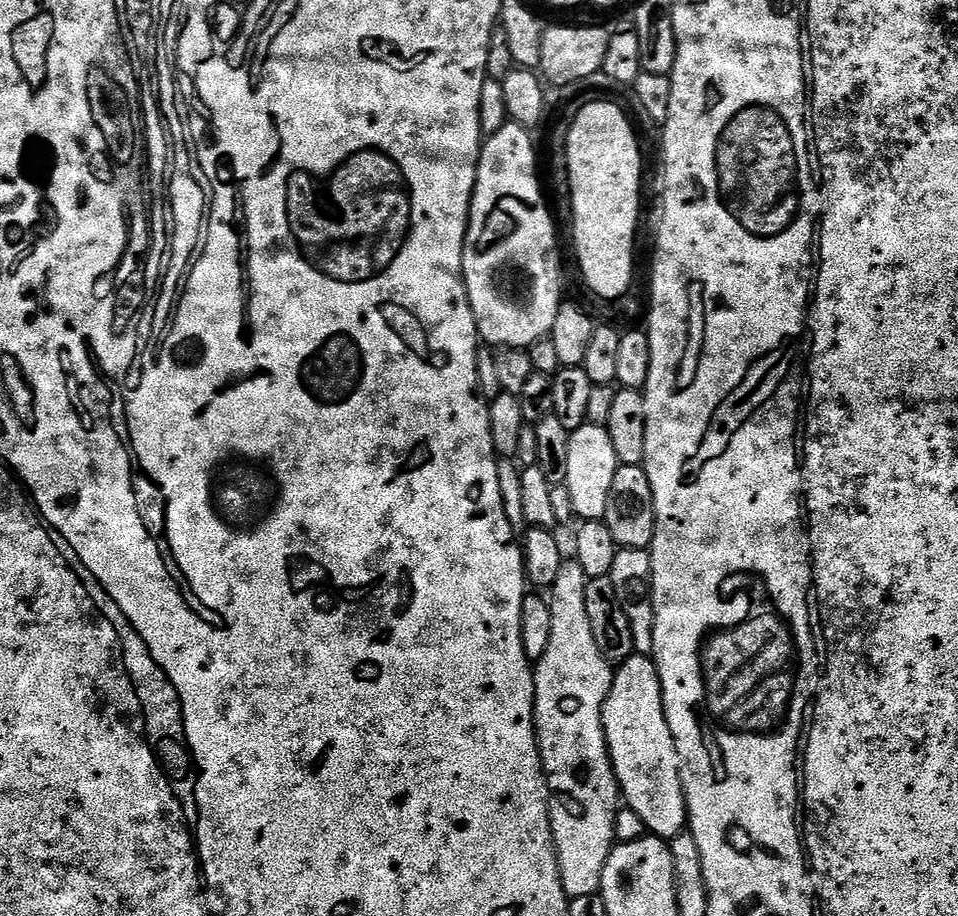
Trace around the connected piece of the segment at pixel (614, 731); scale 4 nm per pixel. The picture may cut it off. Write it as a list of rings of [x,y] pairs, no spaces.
[[[633,654],[615,669],[604,703],[604,733],[623,803],[638,814],[651,835],[671,841],[688,824],[680,777],[680,755],[664,713],[660,675],[649,657]]]

